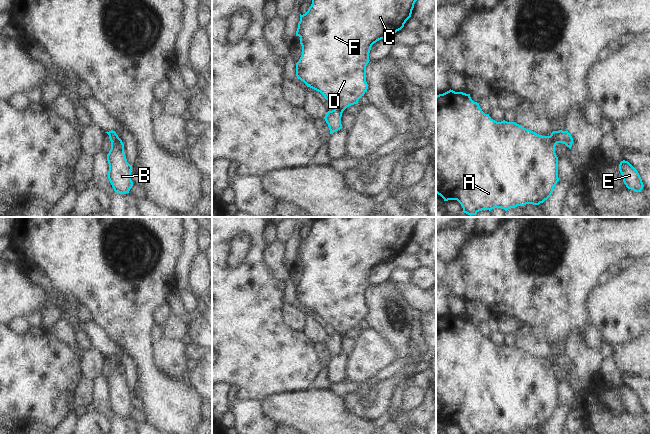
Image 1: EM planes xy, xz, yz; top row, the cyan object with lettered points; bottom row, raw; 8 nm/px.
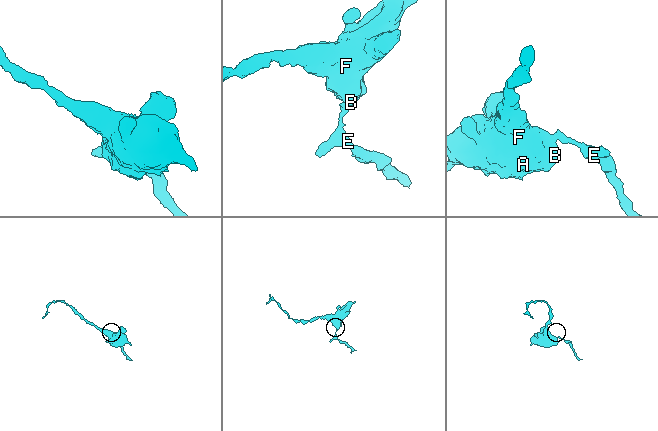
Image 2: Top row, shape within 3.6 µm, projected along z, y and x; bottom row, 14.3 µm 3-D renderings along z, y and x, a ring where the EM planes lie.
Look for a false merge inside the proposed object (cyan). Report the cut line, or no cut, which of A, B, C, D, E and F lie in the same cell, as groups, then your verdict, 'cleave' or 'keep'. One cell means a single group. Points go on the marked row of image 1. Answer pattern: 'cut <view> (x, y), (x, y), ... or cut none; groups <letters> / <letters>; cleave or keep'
cut yz (549, 136), (555, 144); groups A B C D F / E; cleave

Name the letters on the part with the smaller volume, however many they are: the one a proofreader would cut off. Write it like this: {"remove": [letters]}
{"remove": ["E"]}

